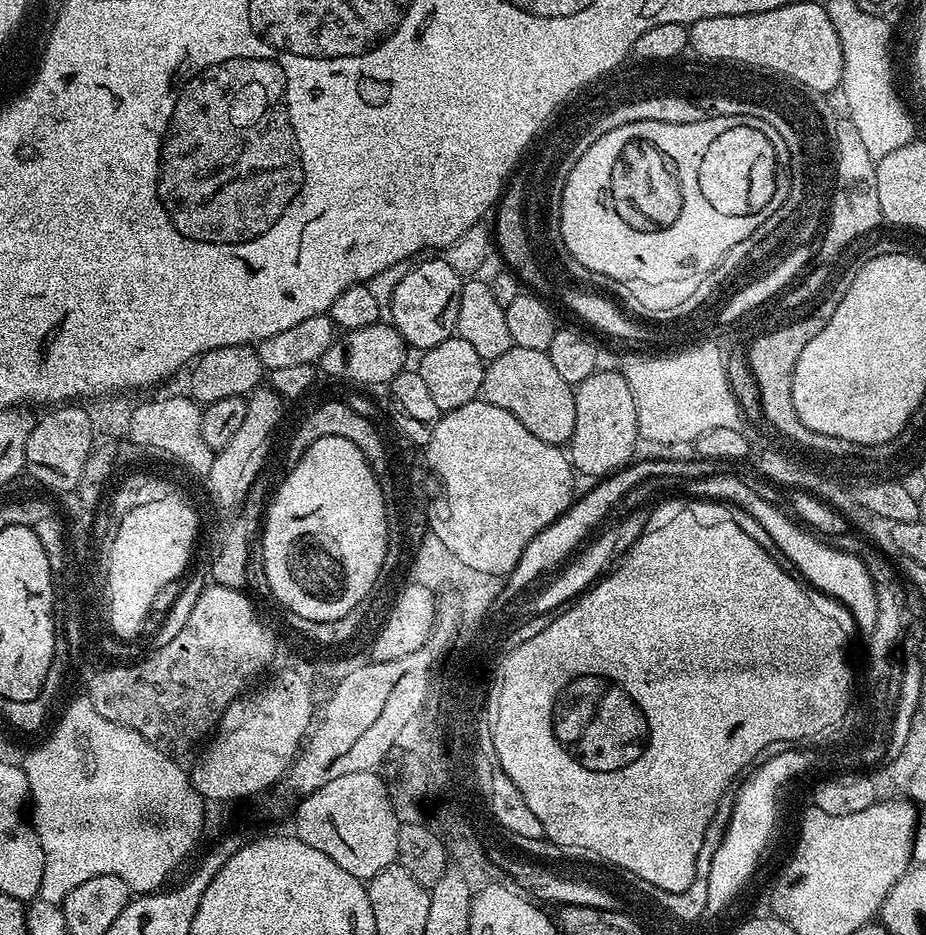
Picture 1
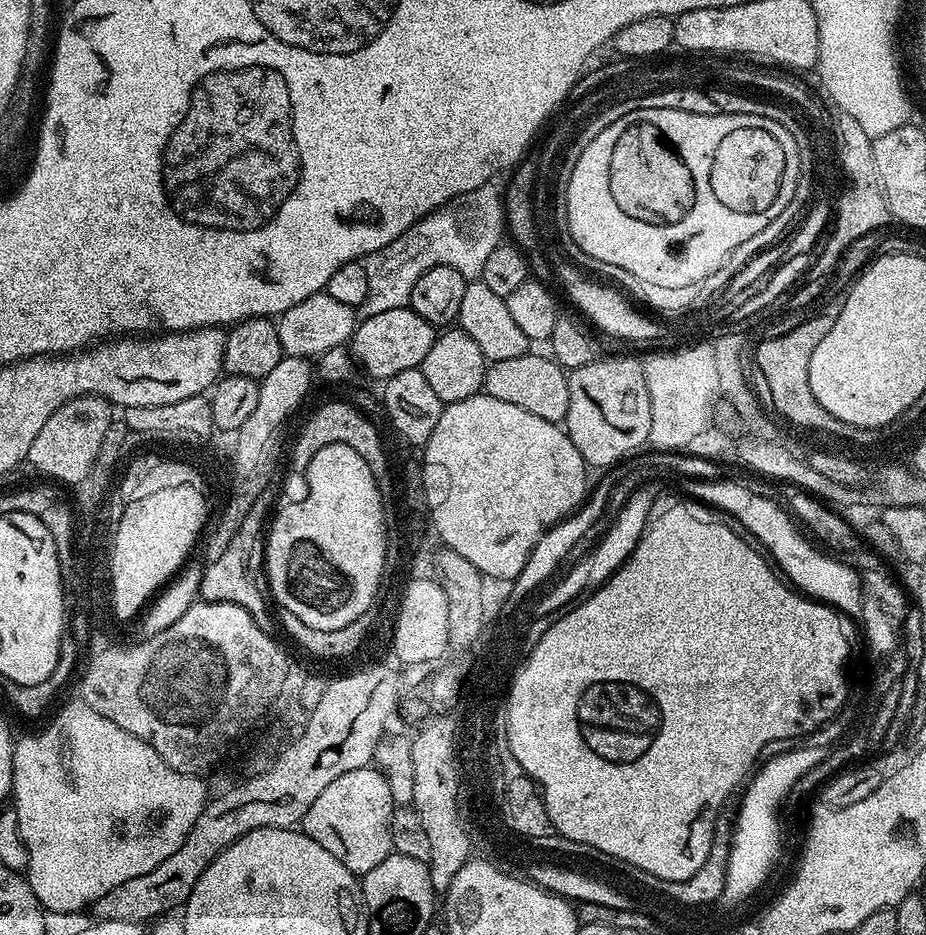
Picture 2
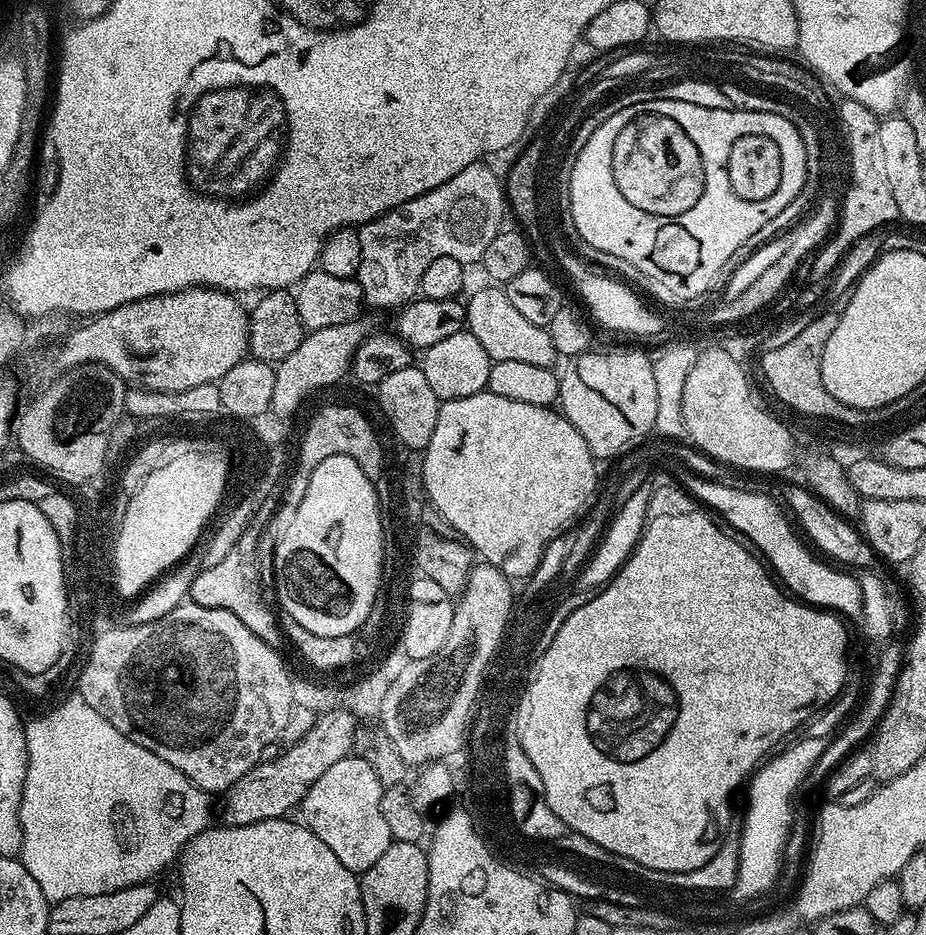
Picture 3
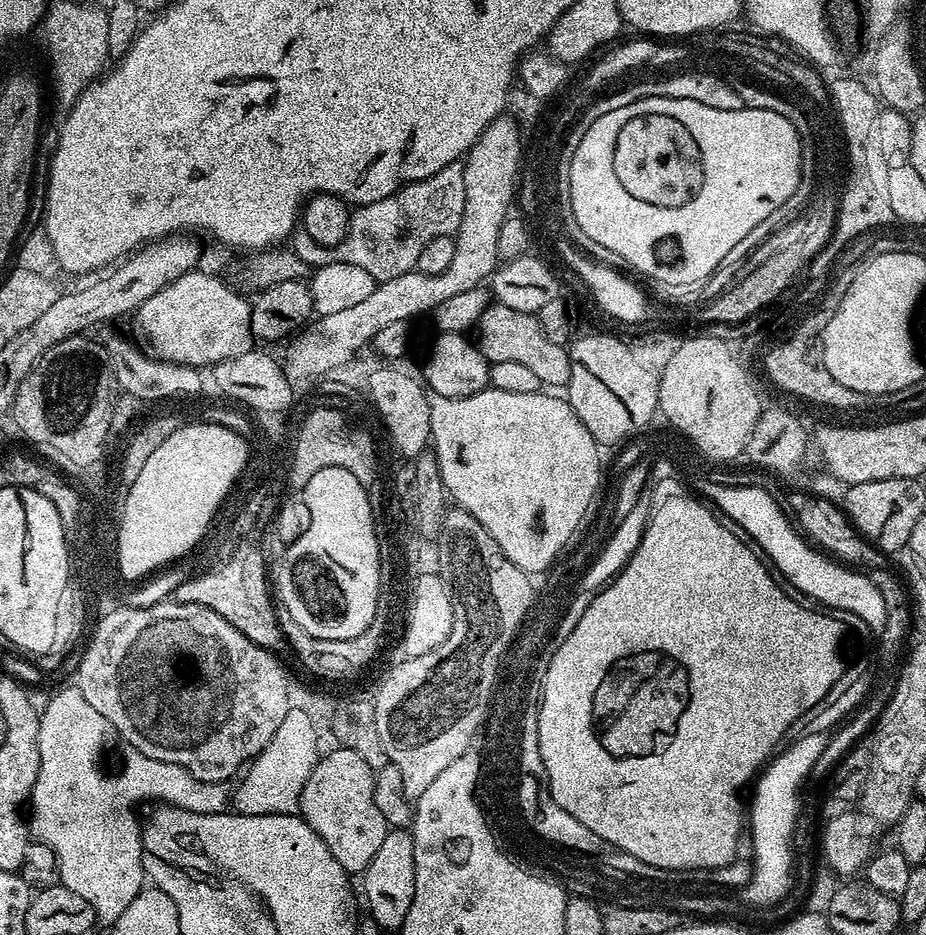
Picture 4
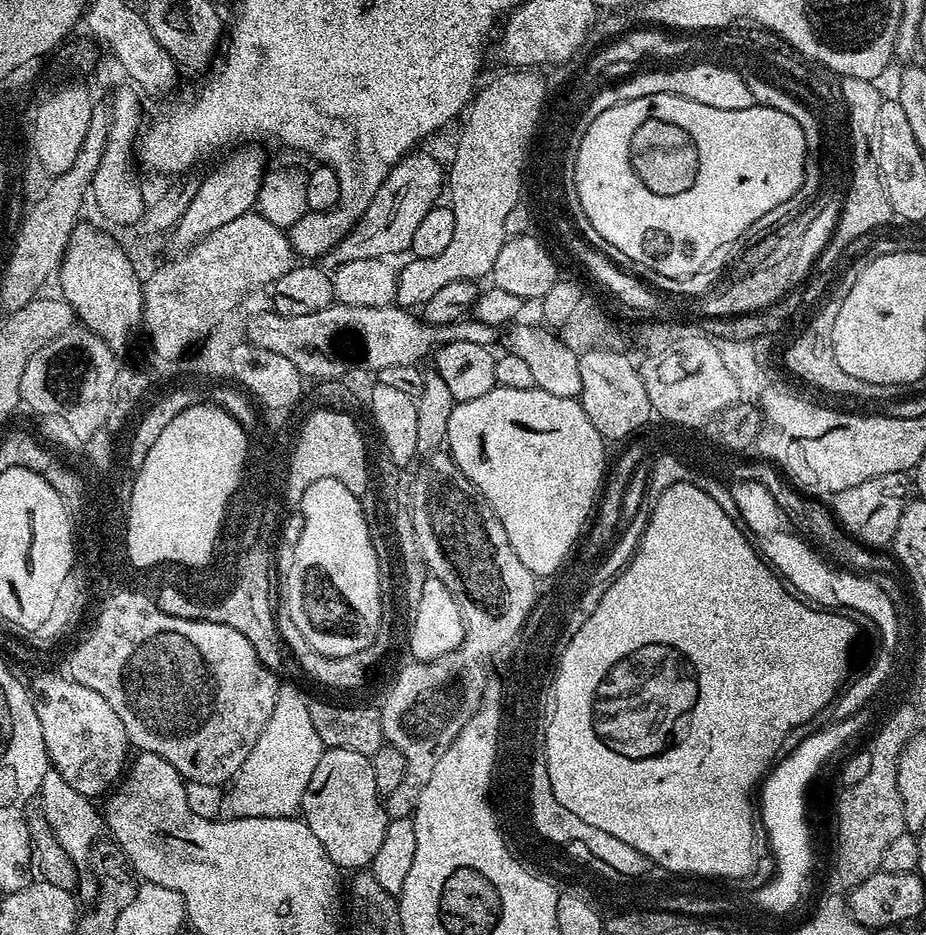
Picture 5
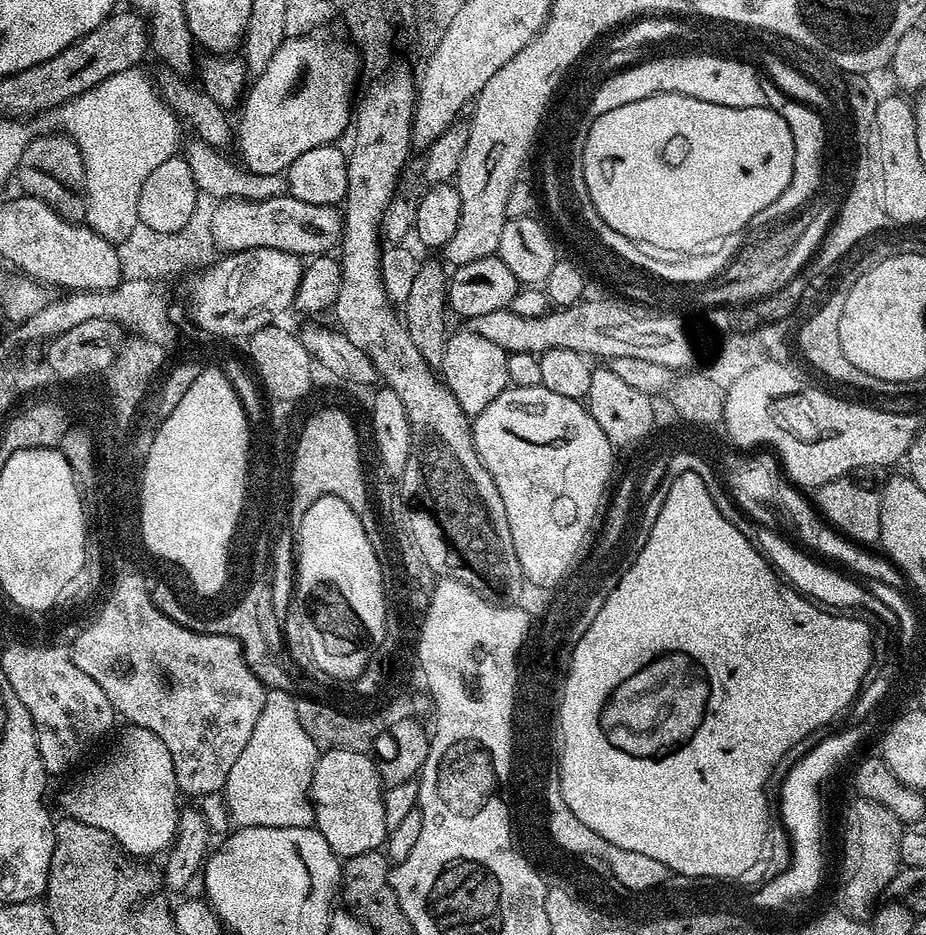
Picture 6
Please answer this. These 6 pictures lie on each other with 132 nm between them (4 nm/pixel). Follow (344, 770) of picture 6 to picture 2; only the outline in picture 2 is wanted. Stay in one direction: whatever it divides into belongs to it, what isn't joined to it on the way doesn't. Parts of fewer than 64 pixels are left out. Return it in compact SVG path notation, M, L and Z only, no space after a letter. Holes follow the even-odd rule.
M375 766L350 770L342 778L334 778L318 798L314 806L306 810L302 831L318 846L323 846L352 872L363 874L374 870L382 858L392 855L392 795L386 778Z

